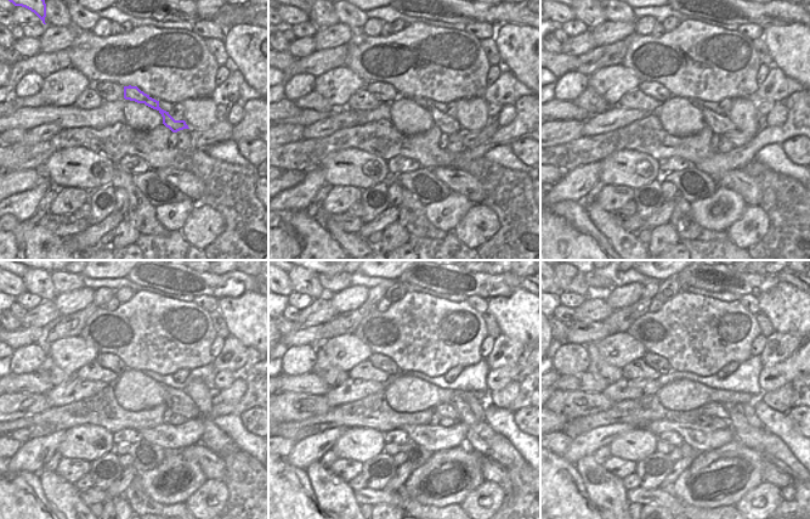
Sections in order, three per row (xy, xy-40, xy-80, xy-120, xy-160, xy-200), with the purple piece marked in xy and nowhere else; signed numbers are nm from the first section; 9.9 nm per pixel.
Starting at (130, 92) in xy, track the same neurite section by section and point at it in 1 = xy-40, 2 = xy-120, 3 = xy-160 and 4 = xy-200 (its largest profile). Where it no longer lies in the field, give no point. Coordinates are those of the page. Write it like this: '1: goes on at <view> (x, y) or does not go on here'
1: goes on at xy-40 (448, 125)
2: goes on at xy-120 (173, 395)
3: goes on at xy-160 (481, 438)
4: goes on at xy-200 (774, 450)

